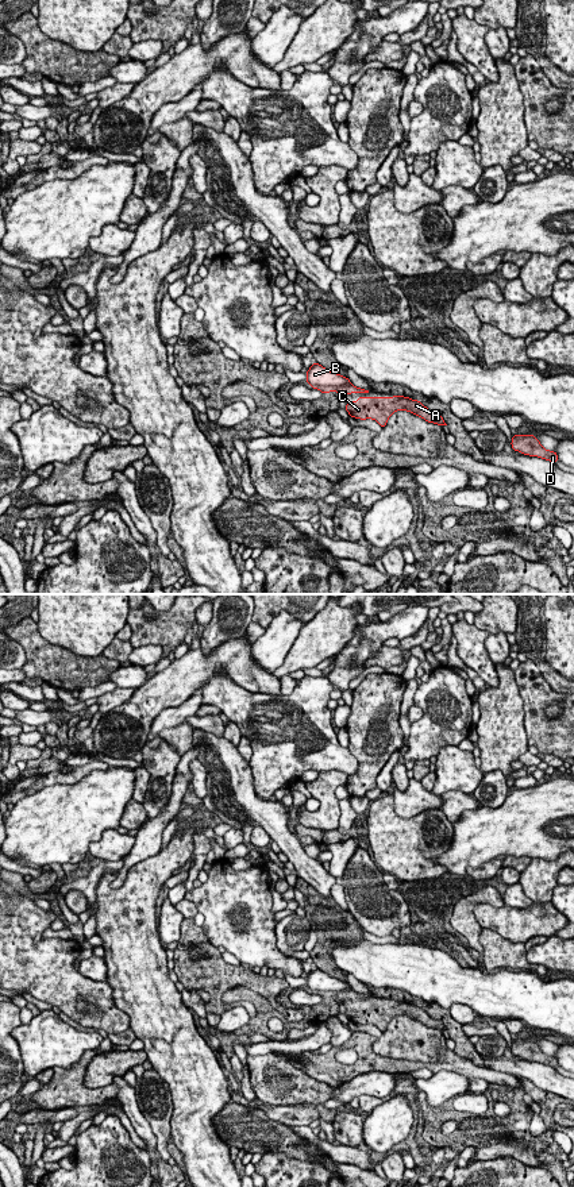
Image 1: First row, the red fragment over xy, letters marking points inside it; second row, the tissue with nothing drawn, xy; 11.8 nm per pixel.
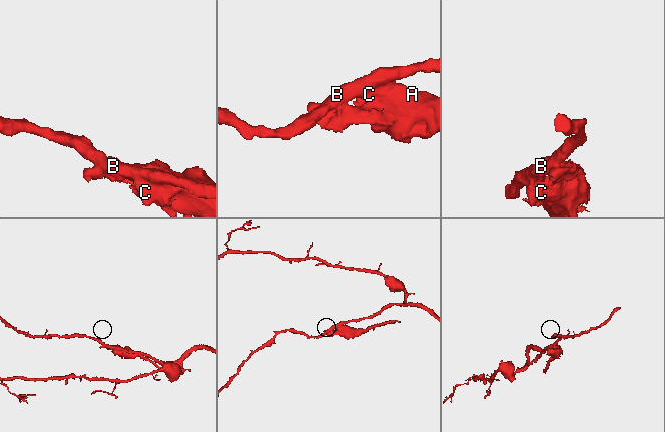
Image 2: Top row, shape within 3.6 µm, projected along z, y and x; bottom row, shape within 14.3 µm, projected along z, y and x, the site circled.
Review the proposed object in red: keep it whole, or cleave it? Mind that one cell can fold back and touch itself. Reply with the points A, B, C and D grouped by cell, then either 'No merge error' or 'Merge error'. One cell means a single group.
Groups: A C D / B. Merge error

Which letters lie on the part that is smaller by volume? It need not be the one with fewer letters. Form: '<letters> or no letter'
A, C, D

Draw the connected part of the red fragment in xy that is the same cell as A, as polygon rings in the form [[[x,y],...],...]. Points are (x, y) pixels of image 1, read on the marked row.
[[[404,396],[393,397],[359,397],[358,401],[347,401],[346,411],[351,417],[366,420],[375,420],[382,428],[386,425],[389,417],[396,411],[408,411],[420,416],[428,423],[440,427],[447,425],[442,416],[432,413],[420,401]]]

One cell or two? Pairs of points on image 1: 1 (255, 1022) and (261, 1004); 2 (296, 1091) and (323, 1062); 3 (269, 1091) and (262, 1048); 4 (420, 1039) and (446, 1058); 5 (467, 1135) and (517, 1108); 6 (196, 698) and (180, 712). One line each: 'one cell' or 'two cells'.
1: one cell
2: two cells
3: two cells
4: two cells
5: one cell
6: one cell

